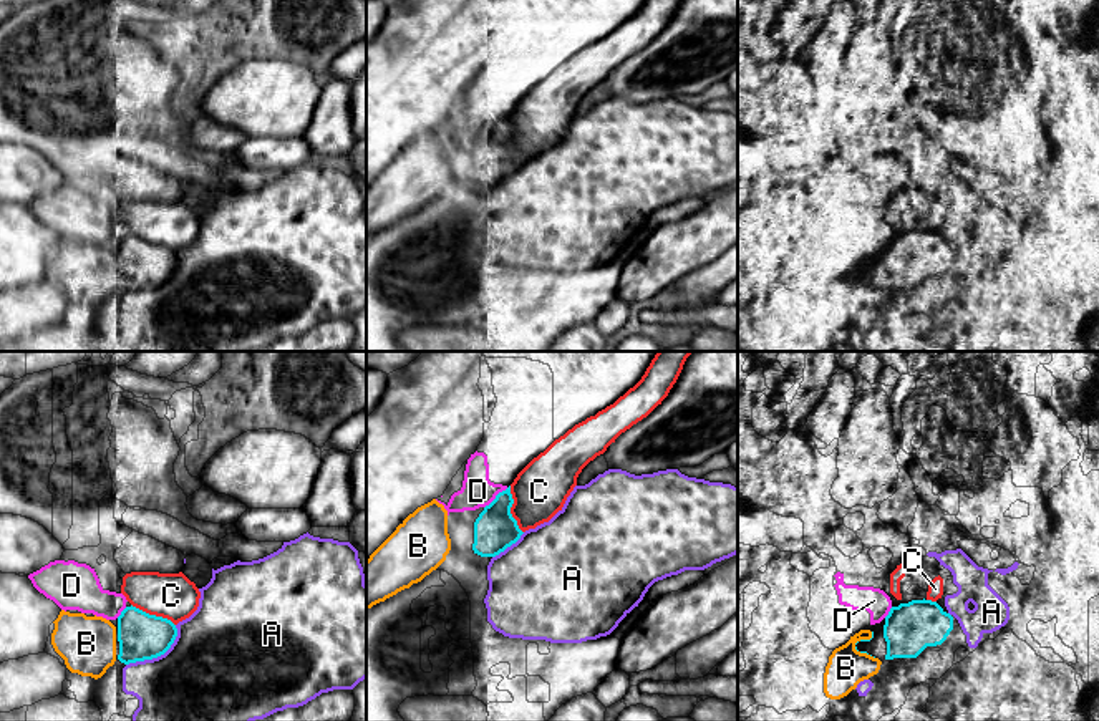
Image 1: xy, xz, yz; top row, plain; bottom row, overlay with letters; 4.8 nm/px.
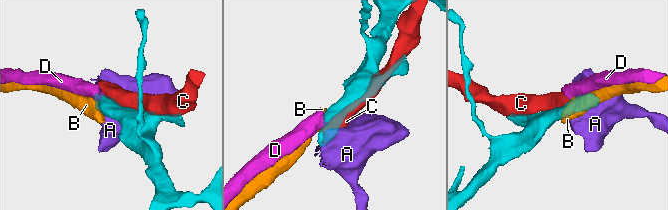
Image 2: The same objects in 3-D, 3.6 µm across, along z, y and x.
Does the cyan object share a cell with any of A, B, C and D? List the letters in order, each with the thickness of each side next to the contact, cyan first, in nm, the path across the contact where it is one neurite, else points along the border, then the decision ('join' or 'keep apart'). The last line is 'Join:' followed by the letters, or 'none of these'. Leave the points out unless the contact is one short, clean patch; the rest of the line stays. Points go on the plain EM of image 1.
A: 220 nm thick on the cyan side, 480 nm on the other; keep apart
B: 20 nm thick on the cyan side, 190 nm on the other; join
C: 200 nm thick on the cyan side, 260 nm on the other; keep apart
D: 200 nm thick on the cyan side, 160 nm on the other; keep apart
Join: B

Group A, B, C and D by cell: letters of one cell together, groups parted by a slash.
A / B / C D

